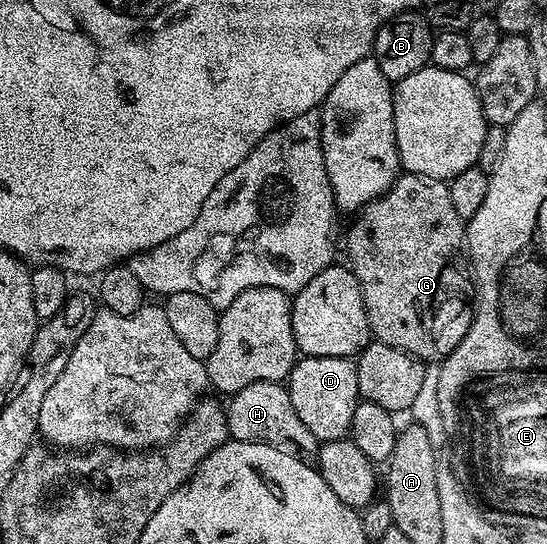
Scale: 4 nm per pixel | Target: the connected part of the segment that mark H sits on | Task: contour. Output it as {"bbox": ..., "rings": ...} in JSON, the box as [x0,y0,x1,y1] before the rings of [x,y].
{"bbox":[225,381,319,455],"rings":[[[260,381],[243,387],[228,398],[225,414],[230,438],[234,441],[261,441],[294,455],[313,455],[319,448],[317,437],[311,435],[311,430],[303,423],[303,419],[295,415],[289,390],[280,381]]]}

